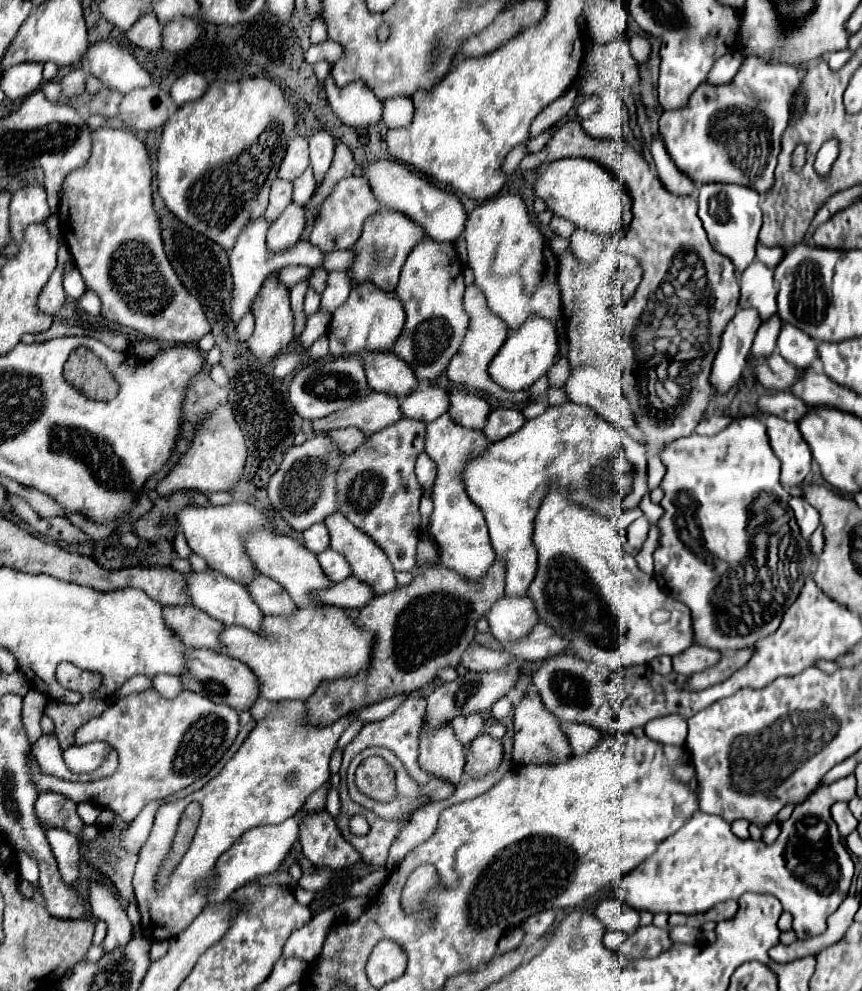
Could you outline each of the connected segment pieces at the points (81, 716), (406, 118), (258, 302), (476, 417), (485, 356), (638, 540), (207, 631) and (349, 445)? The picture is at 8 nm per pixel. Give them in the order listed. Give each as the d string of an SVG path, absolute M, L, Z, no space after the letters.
M84 694L84 698L76 706L50 701L44 709L44 714L53 720L54 734L61 749L66 750L74 744L74 732L90 718L102 714L106 708L108 704L104 700L96 700L94 696Z
M410 98L384 100L384 124L388 128L408 126L414 116L414 104Z
M272 272L264 280L264 286L260 288L258 296L252 300L250 310L256 318L256 328L246 344L256 360L268 362L276 358L292 342L292 336L294 336L294 314L290 308L290 290L278 280L278 272Z
M458 390L450 394L450 418L458 422L464 428L482 430L486 424L486 418L490 414L490 404L470 392Z
M468 286L464 292L464 310L470 318L468 324L468 332L464 336L464 342L460 346L460 352L454 354L454 360L450 360L448 368L446 368L446 376L450 382L464 386L466 390L480 390L486 392L494 398L498 398L500 402L516 402L516 404L524 404L530 400L530 392L522 390L522 392L506 392L502 390L486 372L490 360L494 358L494 354L498 352L498 348L502 346L502 340L506 340L508 336L508 326L490 312L490 308L486 306L486 298L484 294L476 288L476 286Z
M644 516L638 518L636 522L632 522L630 528L628 528L628 546L640 550L646 536L648 536L648 528L650 528L650 524L648 524L648 520Z
M164 608L166 624L180 636L188 648L208 648L222 652L222 622L210 618L198 608Z
M346 428L346 430L330 430L330 432L324 432L326 436L330 436L338 448L344 452L344 454L350 454L350 452L356 452L364 442L366 442L366 434L360 432L358 428Z

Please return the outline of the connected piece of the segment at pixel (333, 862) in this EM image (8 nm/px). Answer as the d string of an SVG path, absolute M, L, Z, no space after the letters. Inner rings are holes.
M326 810L306 816L300 828L300 844L304 856L316 868L332 868L340 872L352 868L360 860L360 854L344 840L334 818Z

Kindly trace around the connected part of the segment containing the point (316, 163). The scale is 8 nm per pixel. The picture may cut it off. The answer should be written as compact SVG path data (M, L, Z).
M318 130L310 136L310 162L314 168L316 186L322 184L332 160L334 160L334 138L326 130Z

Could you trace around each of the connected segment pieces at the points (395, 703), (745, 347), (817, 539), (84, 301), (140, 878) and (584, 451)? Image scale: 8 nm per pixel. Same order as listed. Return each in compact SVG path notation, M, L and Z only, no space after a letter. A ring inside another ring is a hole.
M400 694L400 696L392 696L392 698L384 700L384 702L376 702L376 704L372 704L372 706L366 706L366 708L362 708L362 710L358 712L356 720L364 720L364 722L382 720L382 718L390 716L390 714L404 702L404 698L406 698L406 696Z
M740 308L736 316L730 320L730 324L726 326L720 340L720 350L710 374L710 384L716 396L728 394L742 378L758 324L762 324L758 312L754 312L752 308L748 310Z
M820 525L810 538L810 550L814 555L820 555L824 547L823 526Z
M88 290L88 292L78 300L78 304L80 304L88 314L92 314L92 316L100 316L102 302L98 300L98 296L96 296L92 290Z
M278 702L278 710L268 714L248 734L234 758L224 770L210 780L202 790L164 804L158 808L152 832L142 846L140 860L134 870L132 886L140 910L142 934L148 940L170 940L178 936L206 906L208 884L214 878L216 860L248 830L260 824L280 824L284 818L294 816L306 798L328 782L328 762L336 750L336 742L344 730L354 721L350 713L334 724L314 726L308 722L306 702ZM190 802L202 806L202 816L188 852L170 876L168 886L162 892L154 890L154 878L162 860L168 856L172 838L178 828L178 820Z
M568 402L562 406L548 406L546 412L534 420L528 420L522 430L516 434L494 442L484 456L472 460L464 474L462 482L466 484L466 492L470 500L484 512L492 548L496 550L496 558L504 562L506 568L506 596L524 596L528 586L532 584L538 570L538 552L532 542L534 534L534 518L542 504L542 498L548 494L550 484L560 484L560 492L574 504L594 510L594 514L604 518L618 518L624 510L636 508L642 496L648 492L646 482L646 456L632 458L628 452L626 434L600 418L594 410L584 408L580 404Z

